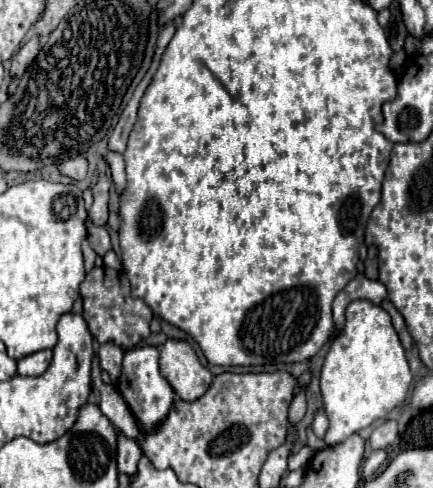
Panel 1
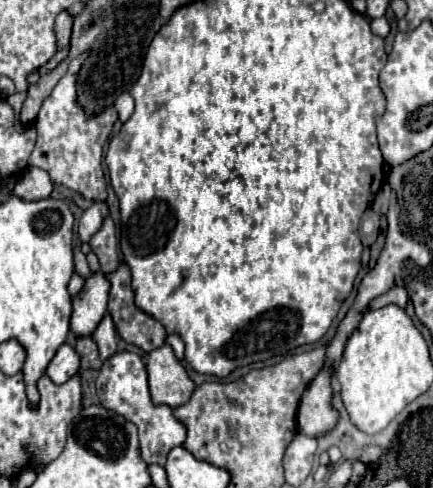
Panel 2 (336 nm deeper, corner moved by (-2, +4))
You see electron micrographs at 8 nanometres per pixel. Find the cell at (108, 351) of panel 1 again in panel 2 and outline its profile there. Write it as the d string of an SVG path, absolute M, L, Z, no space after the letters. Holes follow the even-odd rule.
M104 314L100 324L96 326L96 330L92 332L92 340L98 344L98 352L100 352L102 360L116 354L116 330L114 330L110 314Z

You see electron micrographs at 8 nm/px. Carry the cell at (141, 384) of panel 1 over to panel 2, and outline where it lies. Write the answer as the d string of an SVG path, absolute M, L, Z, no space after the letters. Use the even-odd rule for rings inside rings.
M118 352L110 356L100 368L100 376L96 378L96 390L100 404L108 410L118 412L126 420L134 422L138 426L140 436L140 450L142 458L148 464L166 464L166 456L172 448L182 446L186 440L186 428L182 422L178 422L168 406L156 406L150 400L148 392L148 378L146 378L146 364L138 354L132 352Z

